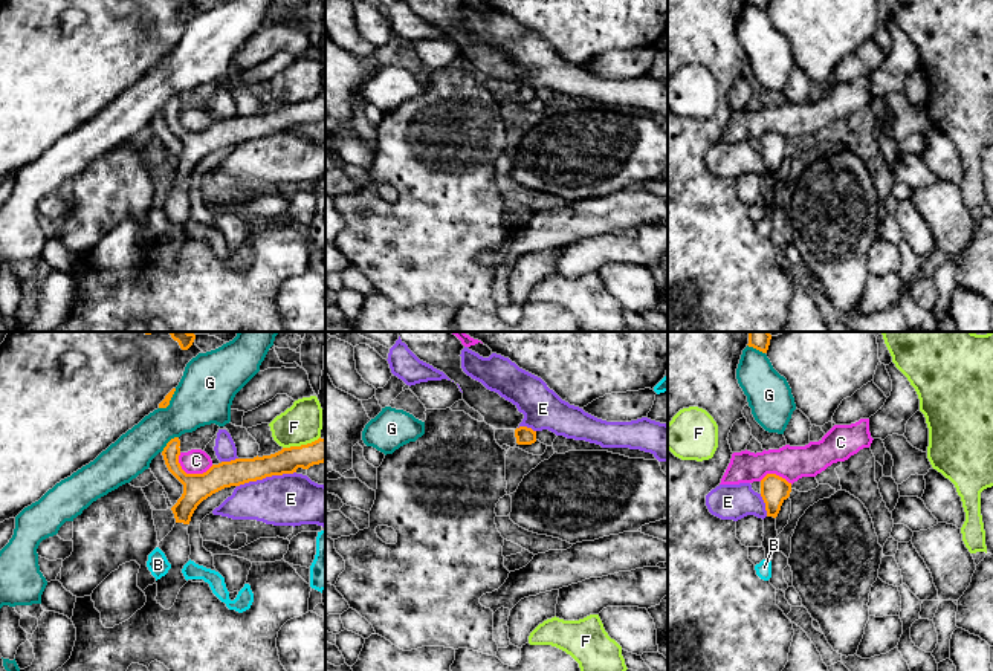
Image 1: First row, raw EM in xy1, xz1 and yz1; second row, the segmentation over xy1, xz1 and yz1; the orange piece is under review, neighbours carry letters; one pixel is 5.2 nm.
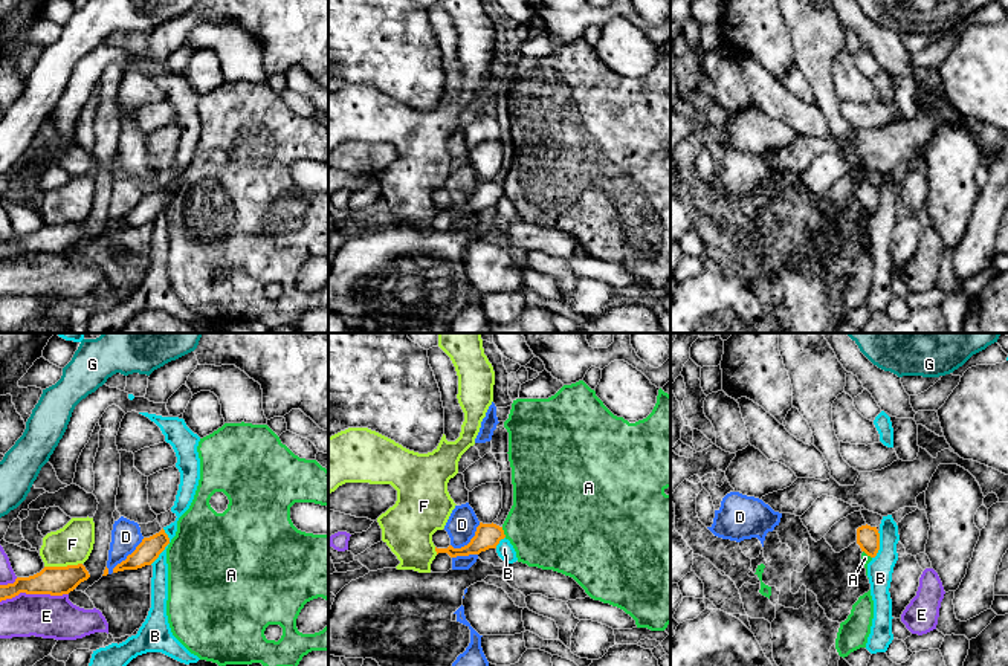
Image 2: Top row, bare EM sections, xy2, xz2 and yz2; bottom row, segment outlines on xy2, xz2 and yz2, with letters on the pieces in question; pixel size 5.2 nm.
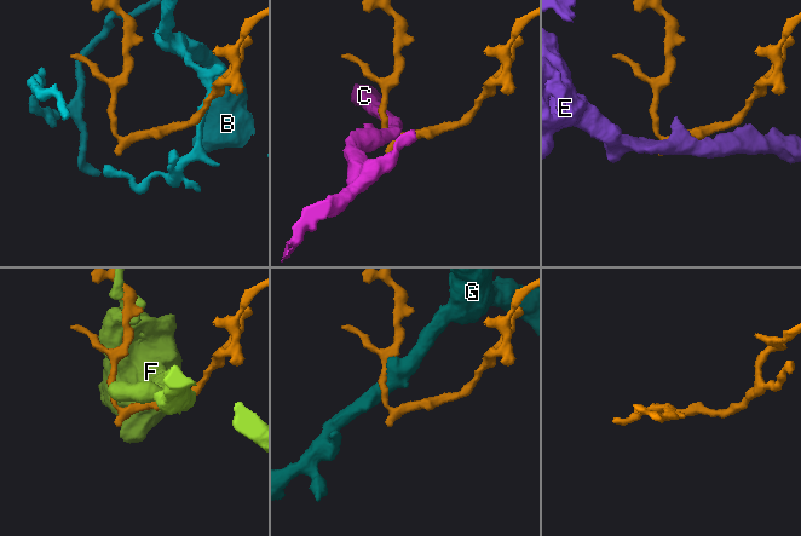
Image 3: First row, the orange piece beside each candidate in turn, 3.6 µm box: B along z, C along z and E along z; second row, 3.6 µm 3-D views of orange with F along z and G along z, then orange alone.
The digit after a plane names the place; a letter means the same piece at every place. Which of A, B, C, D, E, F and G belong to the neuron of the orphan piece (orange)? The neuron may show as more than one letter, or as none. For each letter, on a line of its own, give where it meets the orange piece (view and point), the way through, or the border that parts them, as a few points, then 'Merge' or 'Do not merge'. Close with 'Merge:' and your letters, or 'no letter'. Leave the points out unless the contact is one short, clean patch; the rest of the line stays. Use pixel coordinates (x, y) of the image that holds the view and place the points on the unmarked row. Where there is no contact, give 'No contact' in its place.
A: Touches orange at xz2 (503, 190). Do not merge
B: Touches orange at xy2 (165, 203). Boundary: xy2 (164, 187), (168, 202), (150, 222). Do not merge
C: Touches orange at xy1 (191, 132). Boundary: xy1 (177, 113), (179, 123), (187, 130), (205, 130), (213, 123). Do not merge
D: Touches orange at xy2 (127, 214). Boundary: xy2 (144, 196), (112, 229). Do not merge
E: Touches orange at xy2 (34, 251). Do not merge
F: Touches orange at xy1 (301, 103). Do not merge
G: Touches orange at xy1 (168, 100). Do not merge
Merge: no letter

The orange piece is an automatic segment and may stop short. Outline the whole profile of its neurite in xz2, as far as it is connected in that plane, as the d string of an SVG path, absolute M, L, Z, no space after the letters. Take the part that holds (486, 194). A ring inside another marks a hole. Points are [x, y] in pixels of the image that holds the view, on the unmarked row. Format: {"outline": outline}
{"outline": "M483 182L477 185L475 194L470 197L470 200L461 206L454 206L449 203L447 206L437 206L438 211L447 211L451 215L457 214L469 214L469 212L480 212L481 209L486 209L489 206L496 206L501 197L504 197L504 188L502 185L496 182Z"}

